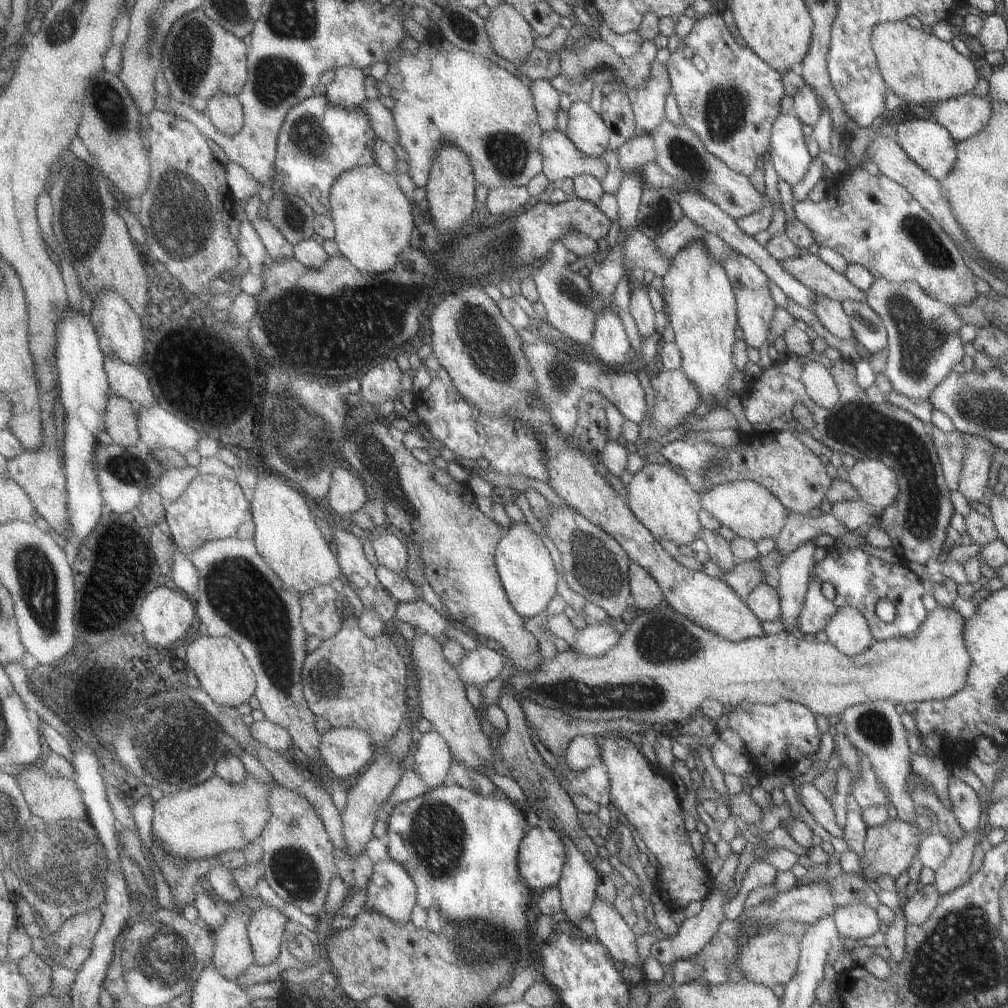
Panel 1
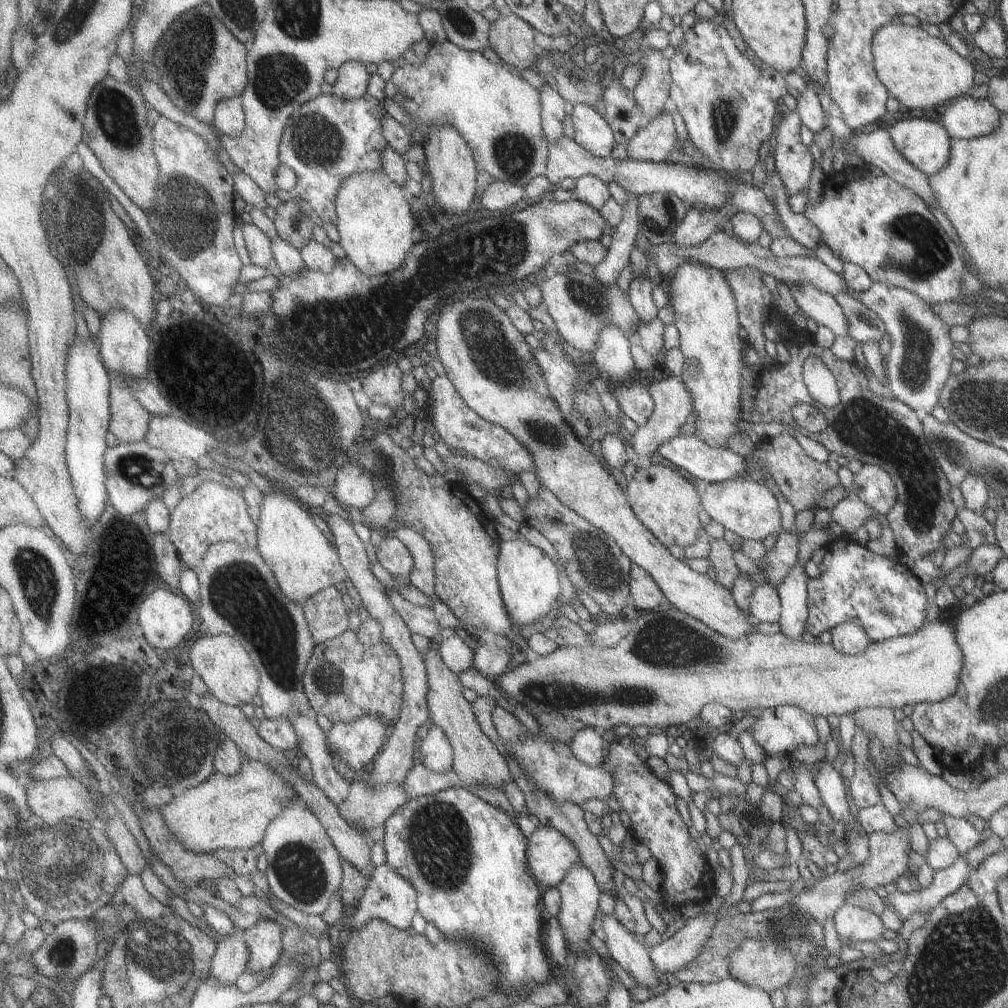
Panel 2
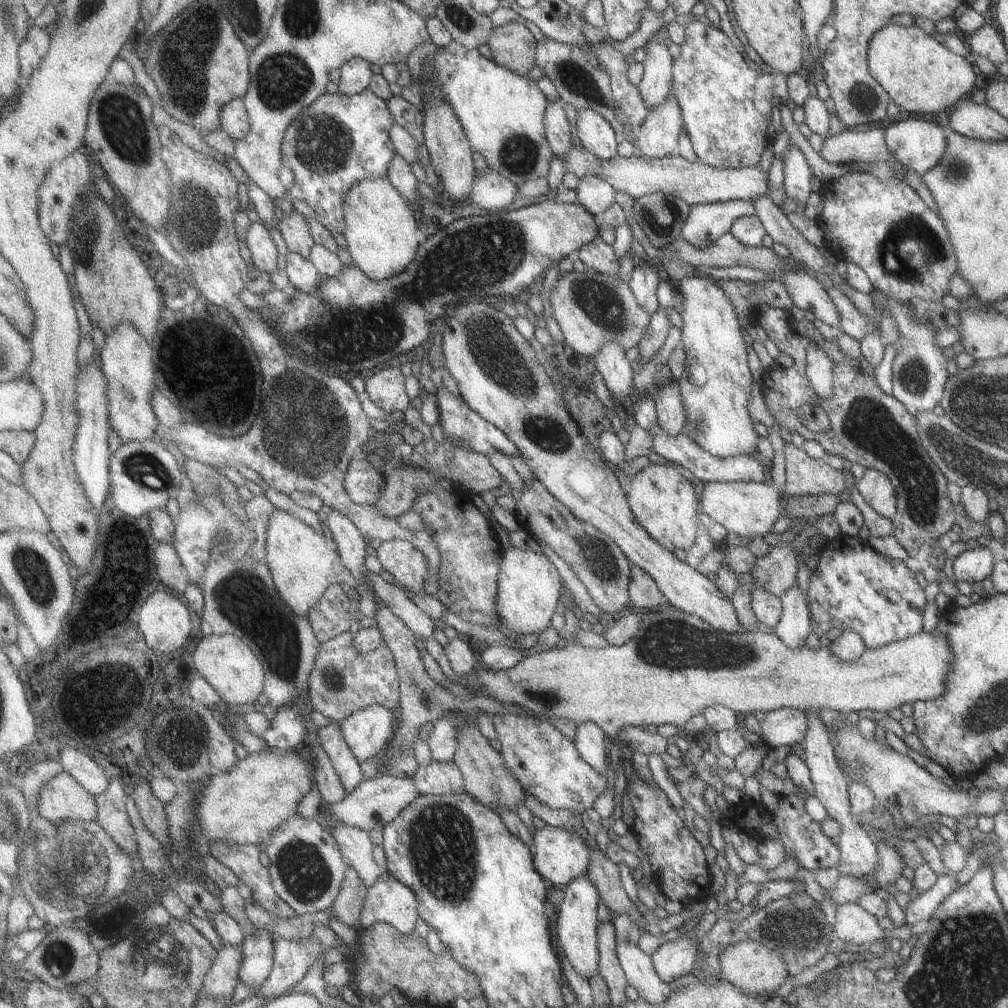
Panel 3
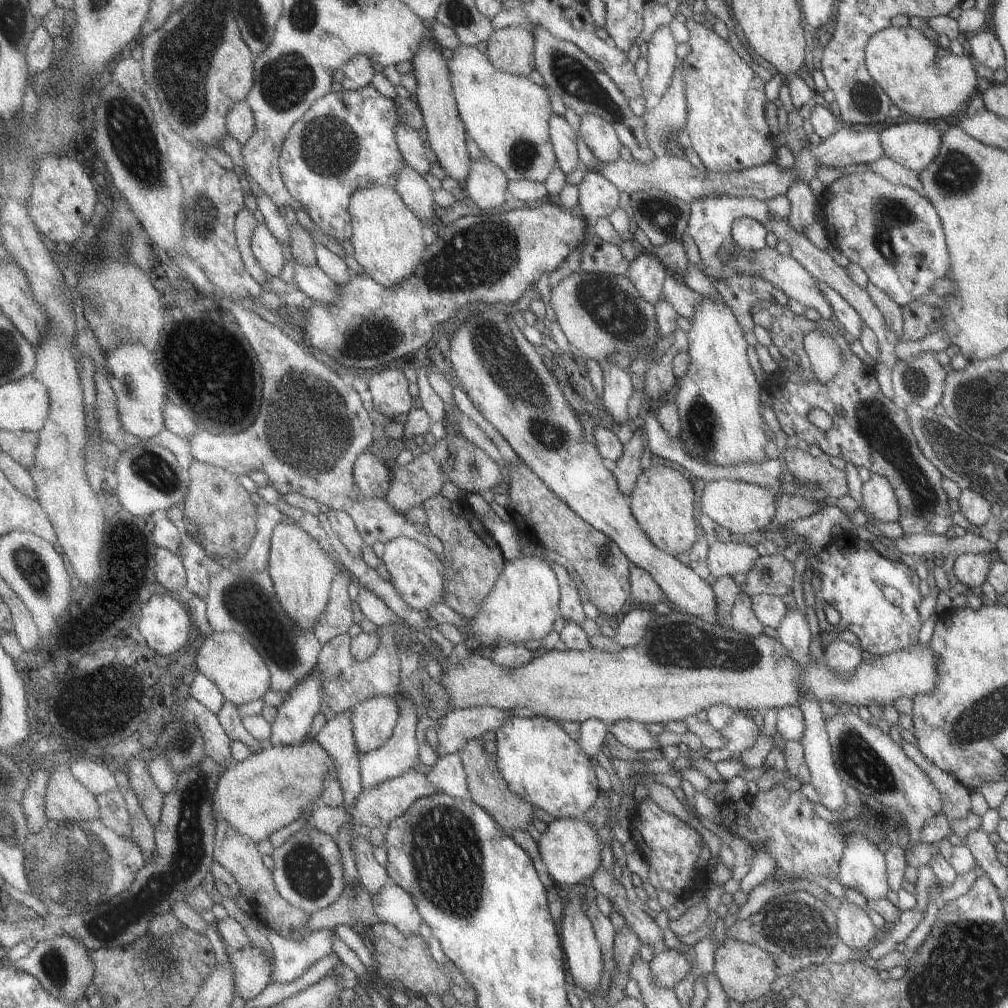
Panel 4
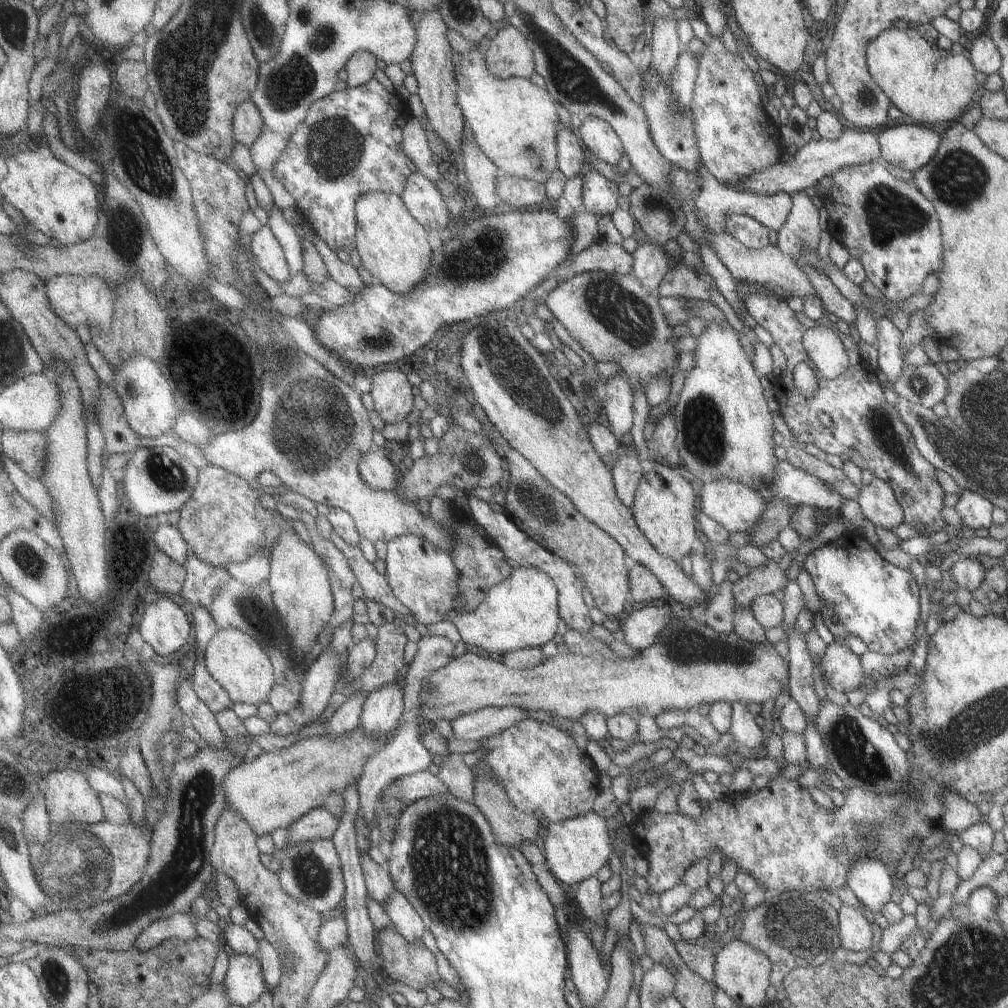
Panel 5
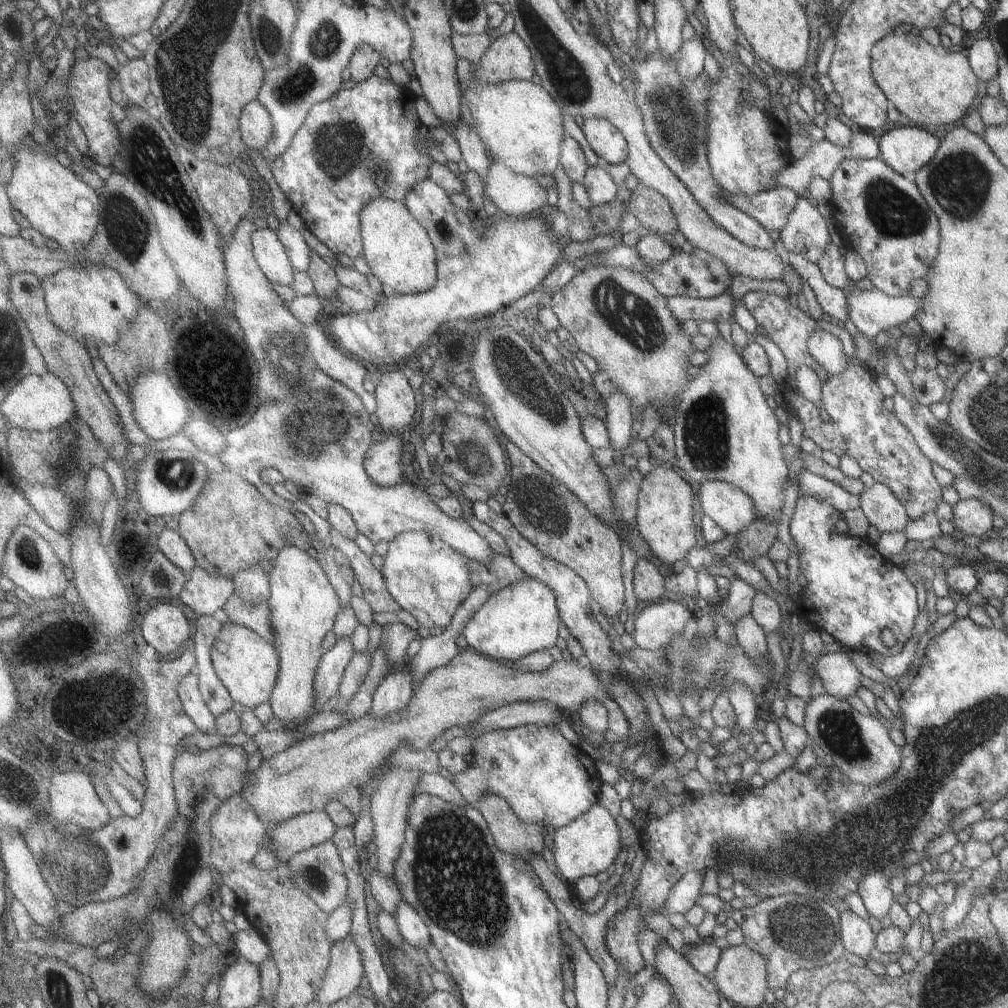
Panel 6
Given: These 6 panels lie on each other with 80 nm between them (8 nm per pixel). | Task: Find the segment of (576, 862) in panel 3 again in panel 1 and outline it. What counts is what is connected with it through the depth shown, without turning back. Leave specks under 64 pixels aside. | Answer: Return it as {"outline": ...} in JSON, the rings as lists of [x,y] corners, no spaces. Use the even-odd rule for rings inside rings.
{"outline":[[[546,825],[531,828],[518,846],[517,868],[529,890],[539,893],[556,886],[565,862],[565,845]]]}

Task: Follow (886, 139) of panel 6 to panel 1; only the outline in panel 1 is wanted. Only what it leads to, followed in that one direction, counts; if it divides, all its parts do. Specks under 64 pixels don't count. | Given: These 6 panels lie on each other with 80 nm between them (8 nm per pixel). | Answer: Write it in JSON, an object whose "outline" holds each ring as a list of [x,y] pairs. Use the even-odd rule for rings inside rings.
{"outline":[[[900,119],[894,128],[894,141],[931,178],[941,181],[952,169],[956,141],[940,124],[931,119]]]}

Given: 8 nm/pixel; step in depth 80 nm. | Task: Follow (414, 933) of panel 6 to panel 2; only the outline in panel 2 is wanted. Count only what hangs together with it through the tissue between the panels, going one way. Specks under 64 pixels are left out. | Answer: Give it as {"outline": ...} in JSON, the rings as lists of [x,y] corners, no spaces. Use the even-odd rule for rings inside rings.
{"outline":[[[388,863],[377,866],[370,876],[369,887],[358,906],[352,911],[346,911],[339,919],[341,924],[331,928],[331,932],[329,932],[331,940],[335,936],[343,937],[344,933],[365,926],[373,918],[381,918],[381,920],[385,920],[385,922],[389,922],[392,926],[402,930],[406,930],[411,926],[415,914],[418,913],[417,890],[415,886],[405,880],[401,874],[397,874],[397,870],[393,870]]]}

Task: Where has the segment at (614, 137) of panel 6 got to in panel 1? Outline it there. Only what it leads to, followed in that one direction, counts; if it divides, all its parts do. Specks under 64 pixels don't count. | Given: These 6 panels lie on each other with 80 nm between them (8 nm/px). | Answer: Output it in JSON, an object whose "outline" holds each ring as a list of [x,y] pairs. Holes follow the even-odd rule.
{"outline":[[[572,101],[566,113],[568,121],[564,134],[573,146],[587,156],[601,156],[610,135],[601,117],[583,101]]]}

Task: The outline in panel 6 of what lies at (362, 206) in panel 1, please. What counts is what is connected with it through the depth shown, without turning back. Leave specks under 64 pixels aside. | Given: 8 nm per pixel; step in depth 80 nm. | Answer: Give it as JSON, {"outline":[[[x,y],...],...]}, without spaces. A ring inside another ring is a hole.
{"outline":[[[375,196],[360,213],[363,258],[383,288],[413,295],[431,290],[438,280],[438,253],[428,231],[403,201]]]}

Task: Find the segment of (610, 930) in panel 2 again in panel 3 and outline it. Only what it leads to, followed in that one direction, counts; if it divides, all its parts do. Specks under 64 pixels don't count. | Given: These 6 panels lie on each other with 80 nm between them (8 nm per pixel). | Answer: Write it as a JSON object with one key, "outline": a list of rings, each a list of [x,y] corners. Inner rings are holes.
{"outline":[[[615,940],[615,956],[626,984],[633,987],[640,1000],[659,1004],[669,996],[669,986],[663,983],[653,971],[649,956],[639,950],[637,944]]]}

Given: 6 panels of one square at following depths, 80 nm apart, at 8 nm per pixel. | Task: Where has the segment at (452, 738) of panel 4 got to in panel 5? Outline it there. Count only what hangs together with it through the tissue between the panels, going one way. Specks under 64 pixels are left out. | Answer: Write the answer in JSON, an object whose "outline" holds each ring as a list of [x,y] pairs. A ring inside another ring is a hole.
{"outline":[[[486,707],[473,713],[461,714],[460,718],[450,721],[452,734],[456,740],[481,741],[497,732],[526,719],[527,712],[519,708]]]}

